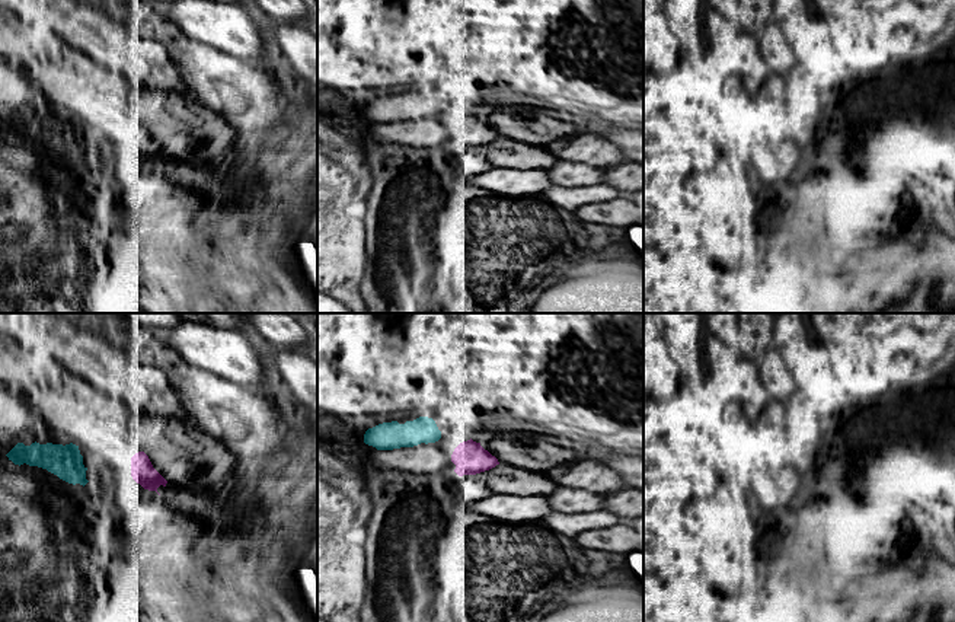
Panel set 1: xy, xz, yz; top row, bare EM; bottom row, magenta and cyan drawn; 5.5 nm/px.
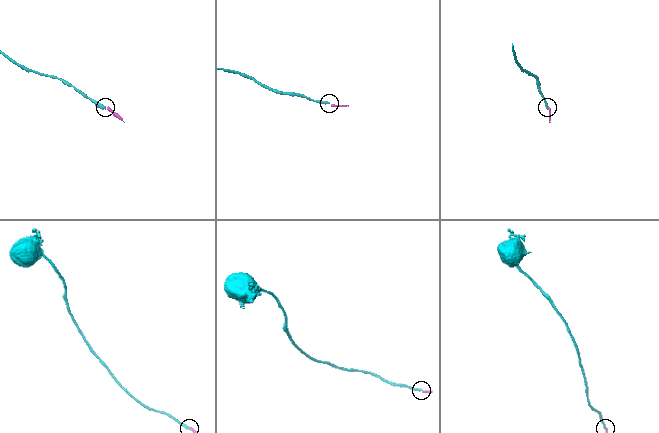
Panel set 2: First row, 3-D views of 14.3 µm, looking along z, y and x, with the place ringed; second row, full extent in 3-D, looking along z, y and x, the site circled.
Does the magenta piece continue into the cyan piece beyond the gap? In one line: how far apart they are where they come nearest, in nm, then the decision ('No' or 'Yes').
Distance 100 nm. Yes

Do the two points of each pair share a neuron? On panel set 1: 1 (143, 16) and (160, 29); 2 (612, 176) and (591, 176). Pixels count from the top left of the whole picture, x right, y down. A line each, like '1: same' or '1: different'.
1: same
2: different

